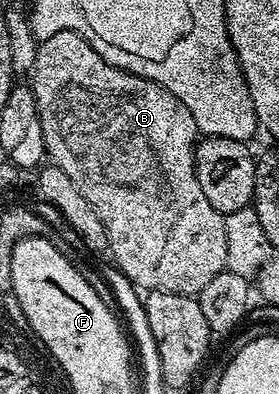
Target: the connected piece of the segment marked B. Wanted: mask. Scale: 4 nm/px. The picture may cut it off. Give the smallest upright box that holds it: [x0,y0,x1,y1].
[29,31,227,296]

